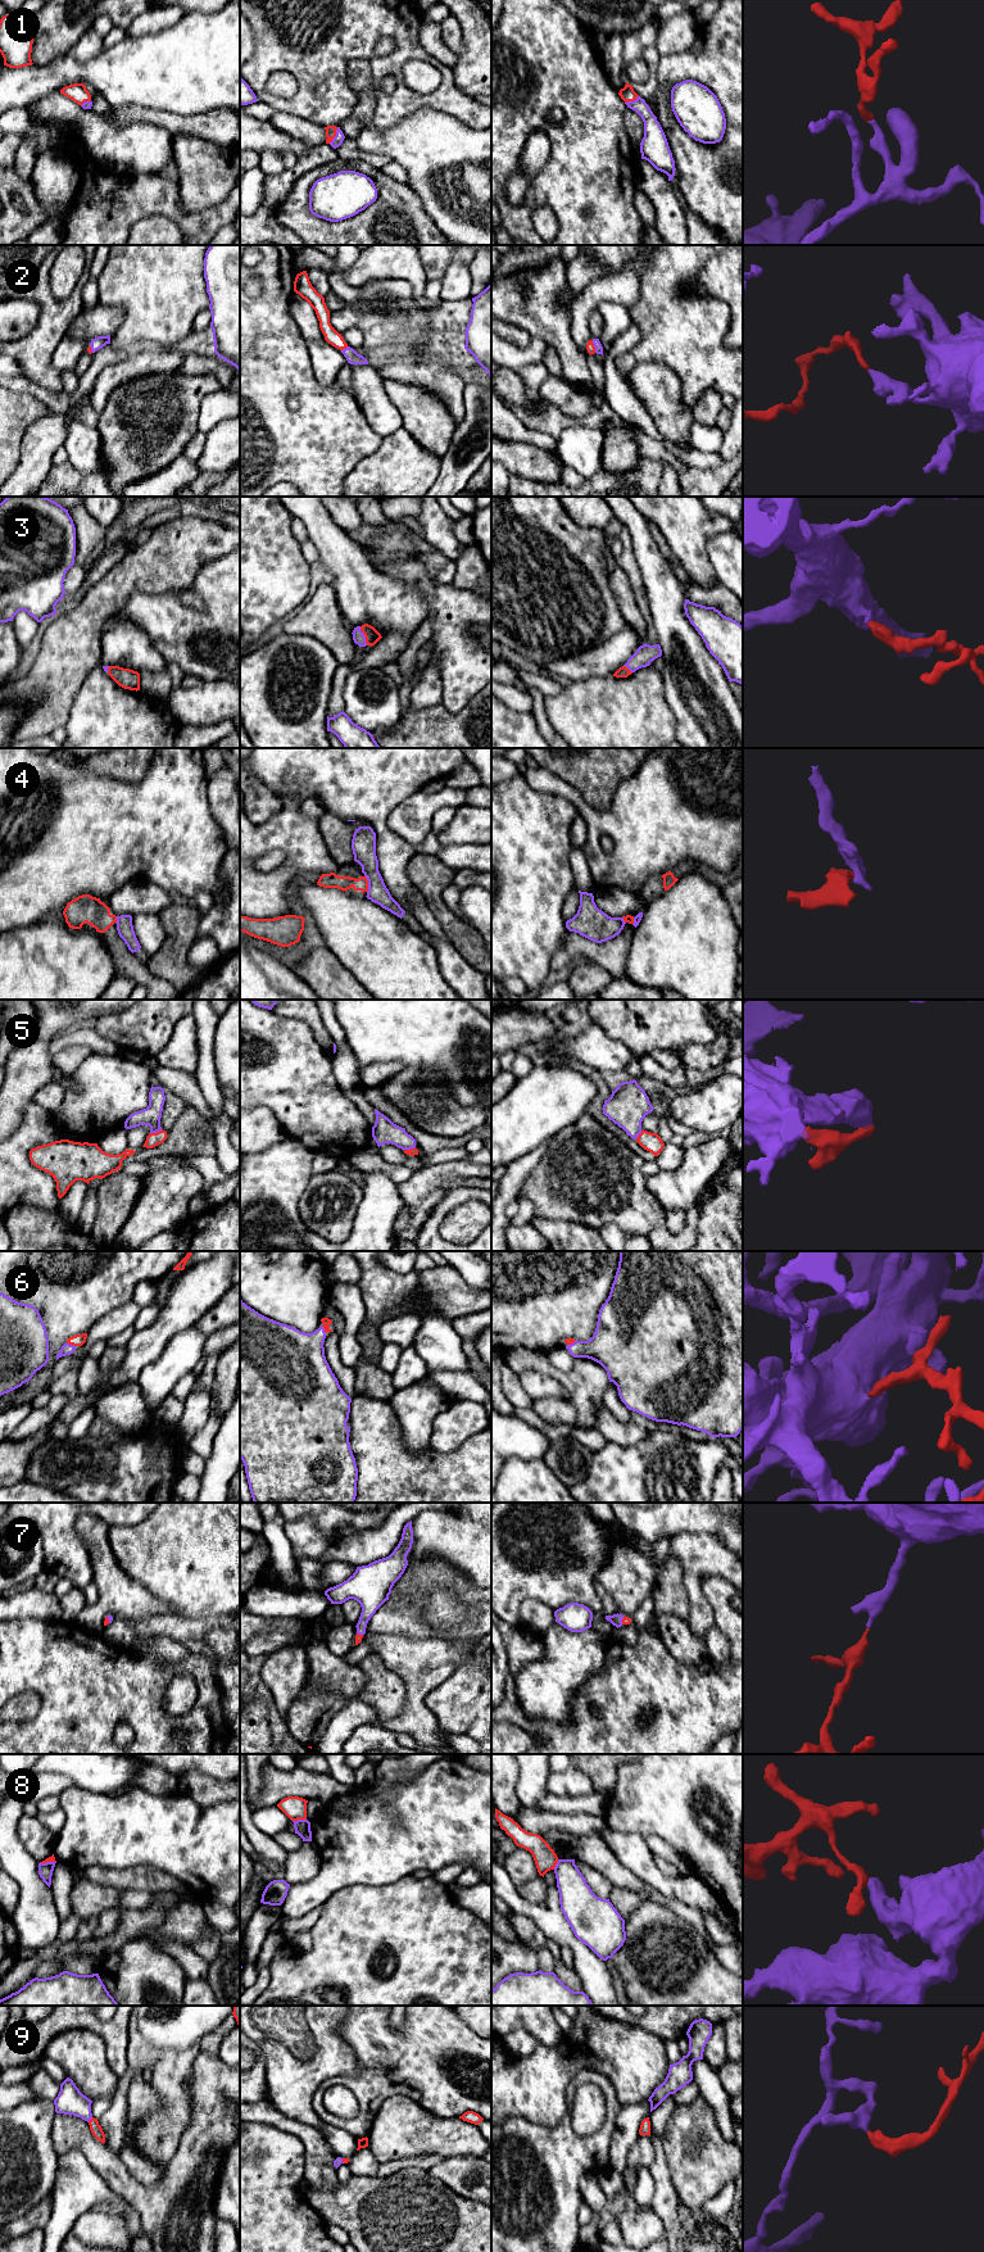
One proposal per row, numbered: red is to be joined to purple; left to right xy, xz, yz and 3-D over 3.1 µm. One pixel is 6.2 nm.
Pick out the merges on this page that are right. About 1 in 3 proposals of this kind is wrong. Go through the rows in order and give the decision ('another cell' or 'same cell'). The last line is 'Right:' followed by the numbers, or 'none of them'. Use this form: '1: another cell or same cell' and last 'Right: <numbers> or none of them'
1: same cell
2: same cell
3: same cell
4: another cell
5: same cell
6: same cell
7: same cell
8: another cell
9: same cell
Right: 1, 2, 3, 5, 6, 7, 9

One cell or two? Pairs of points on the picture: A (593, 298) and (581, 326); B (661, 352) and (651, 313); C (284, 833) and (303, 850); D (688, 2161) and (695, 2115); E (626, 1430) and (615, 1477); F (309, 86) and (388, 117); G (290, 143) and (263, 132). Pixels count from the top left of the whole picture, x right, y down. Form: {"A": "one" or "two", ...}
{"A": "one", "B": "one", "C": "one", "D": "one", "E": "two", "F": "one", "G": "one"}

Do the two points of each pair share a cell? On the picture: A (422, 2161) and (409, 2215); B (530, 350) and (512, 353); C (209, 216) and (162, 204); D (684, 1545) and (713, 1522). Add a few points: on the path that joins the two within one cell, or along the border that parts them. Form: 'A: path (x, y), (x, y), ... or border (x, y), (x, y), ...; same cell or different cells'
A: border (427, 2170), (403, 2167), (391, 2175); different cells
B: path (526, 353), (516, 353); same cell
C: path (198, 218), (182, 218), (173, 209); same cell
D: border (670, 1539), (684, 1532), (710, 1532), (726, 1546); different cells

